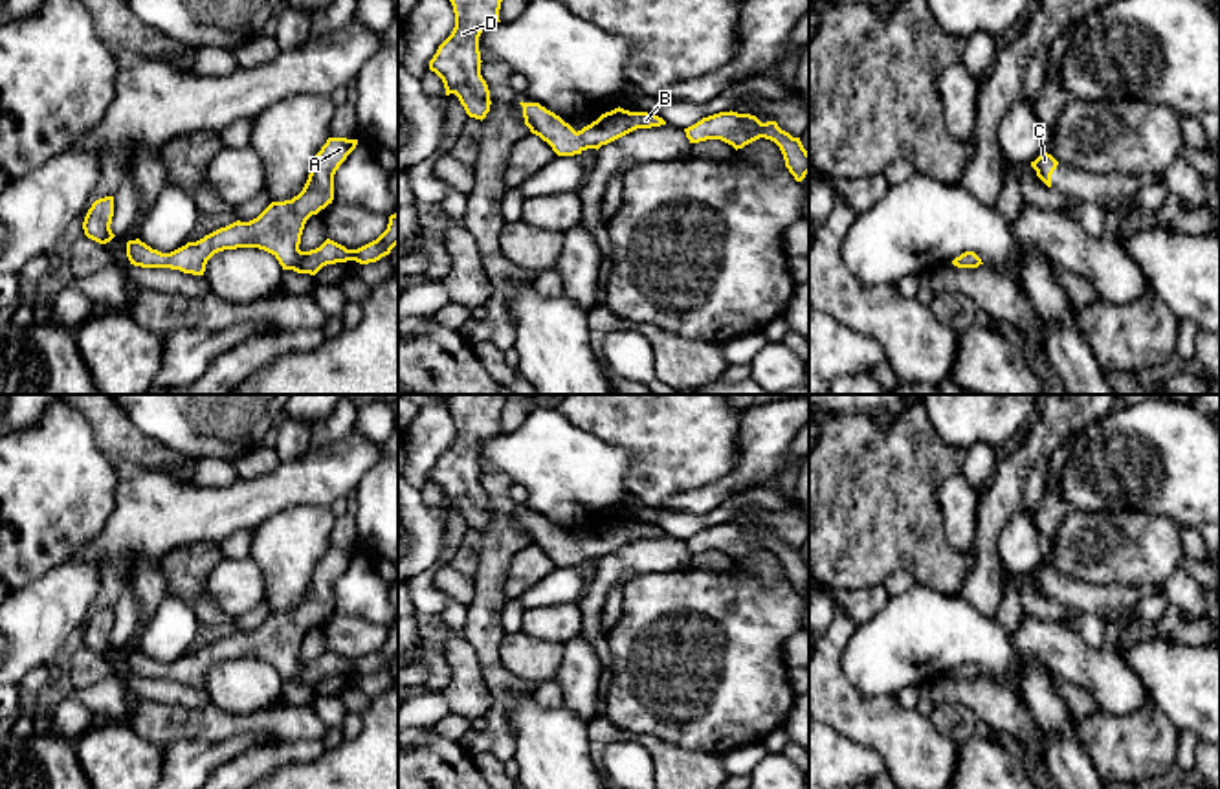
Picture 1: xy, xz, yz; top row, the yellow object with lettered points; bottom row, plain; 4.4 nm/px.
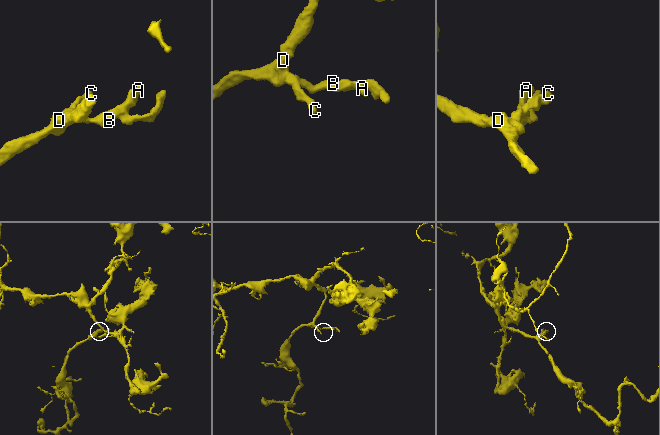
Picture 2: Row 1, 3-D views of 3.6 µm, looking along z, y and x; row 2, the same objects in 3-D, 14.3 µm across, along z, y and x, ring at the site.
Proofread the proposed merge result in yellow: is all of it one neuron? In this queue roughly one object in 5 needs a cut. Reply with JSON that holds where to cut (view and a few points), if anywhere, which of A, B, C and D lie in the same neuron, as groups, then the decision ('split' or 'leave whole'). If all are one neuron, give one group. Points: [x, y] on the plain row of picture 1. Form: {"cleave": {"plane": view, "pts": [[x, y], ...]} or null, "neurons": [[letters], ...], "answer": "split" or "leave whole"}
{"cleave": null, "neurons": [["A", "B", "C", "D"]], "answer": "leave whole"}

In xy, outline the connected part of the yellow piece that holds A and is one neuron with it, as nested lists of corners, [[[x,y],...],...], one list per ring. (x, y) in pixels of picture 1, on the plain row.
[[[328,549],[316,565],[303,602],[292,611],[272,613],[257,629],[233,633],[196,653],[161,664],[139,650],[127,653],[130,675],[141,679],[171,679],[183,684],[204,686],[207,672],[224,661],[259,659],[272,664],[283,681],[316,686],[323,677],[356,672],[376,673],[398,655],[398,624],[389,628],[387,640],[372,653],[347,661],[327,650],[319,659],[301,662],[301,646],[306,631],[334,611],[334,585],[358,550]]]

